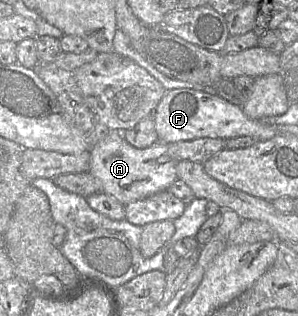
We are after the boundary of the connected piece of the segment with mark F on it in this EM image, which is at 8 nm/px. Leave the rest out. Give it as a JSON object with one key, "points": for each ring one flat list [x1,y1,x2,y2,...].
{"points":[[189,88,168,90,152,116,155,121,158,142,164,144,199,138,227,140,241,136,249,136,262,141,271,139,277,134,276,126,267,121,249,118,242,107,226,101,212,91]]}

